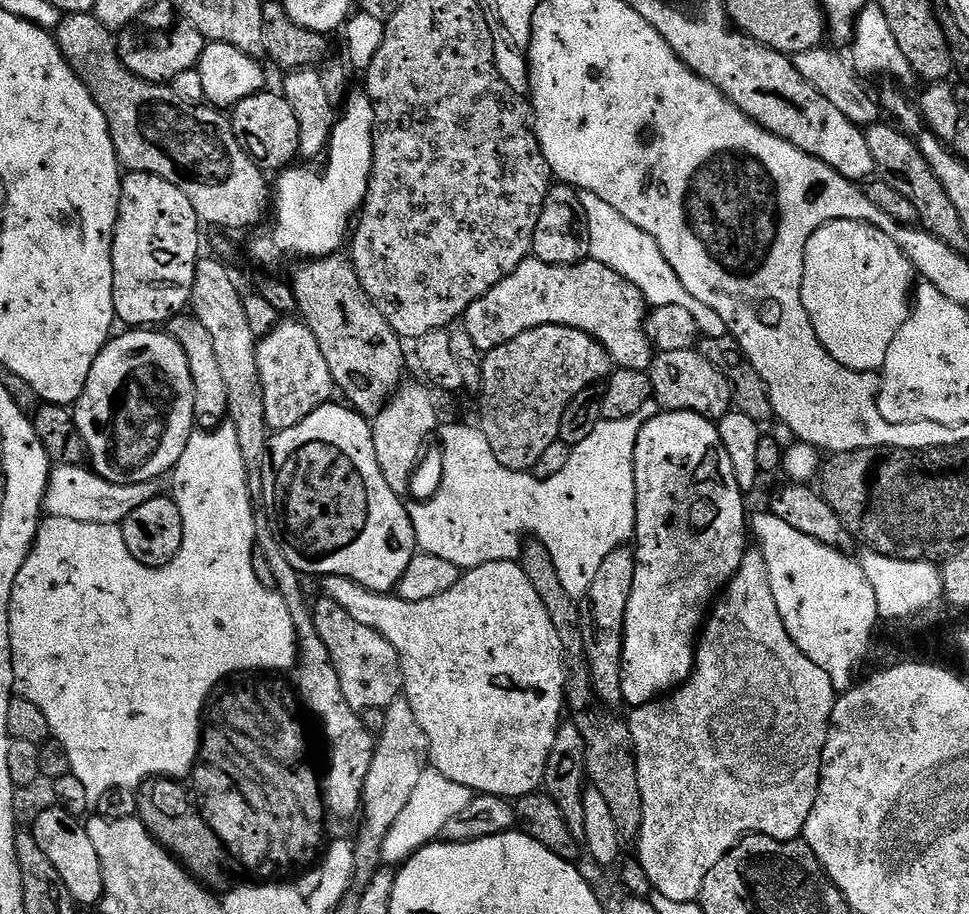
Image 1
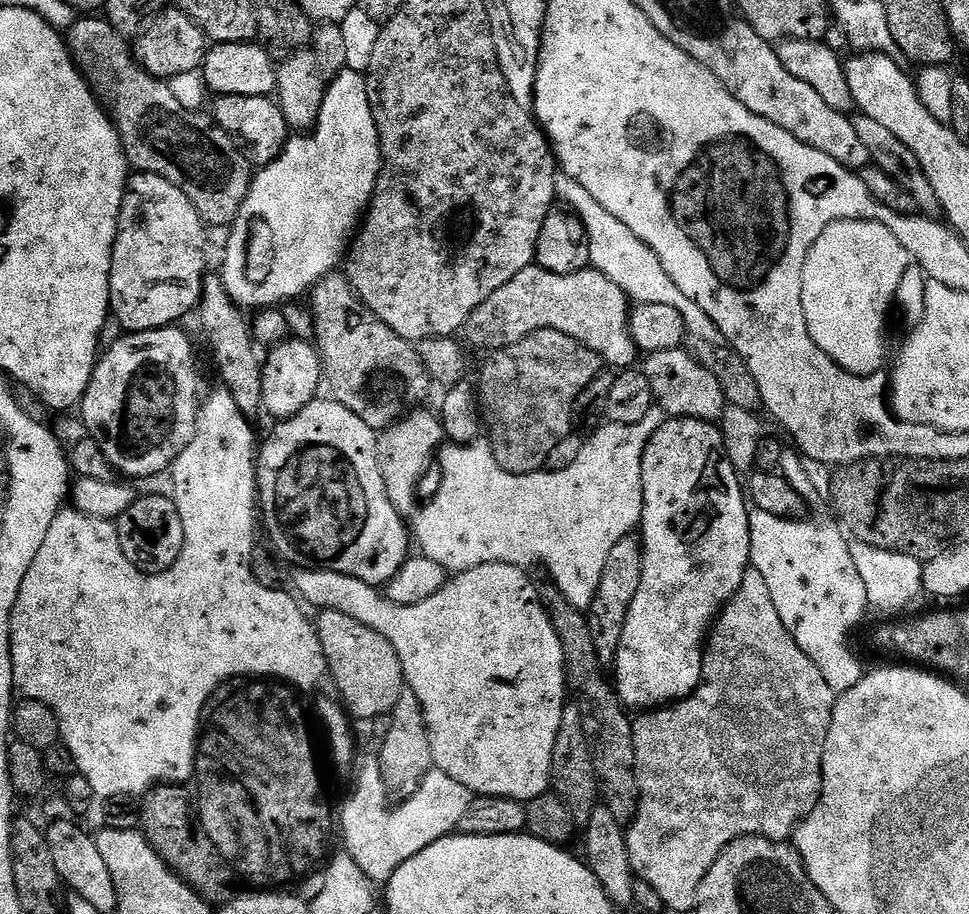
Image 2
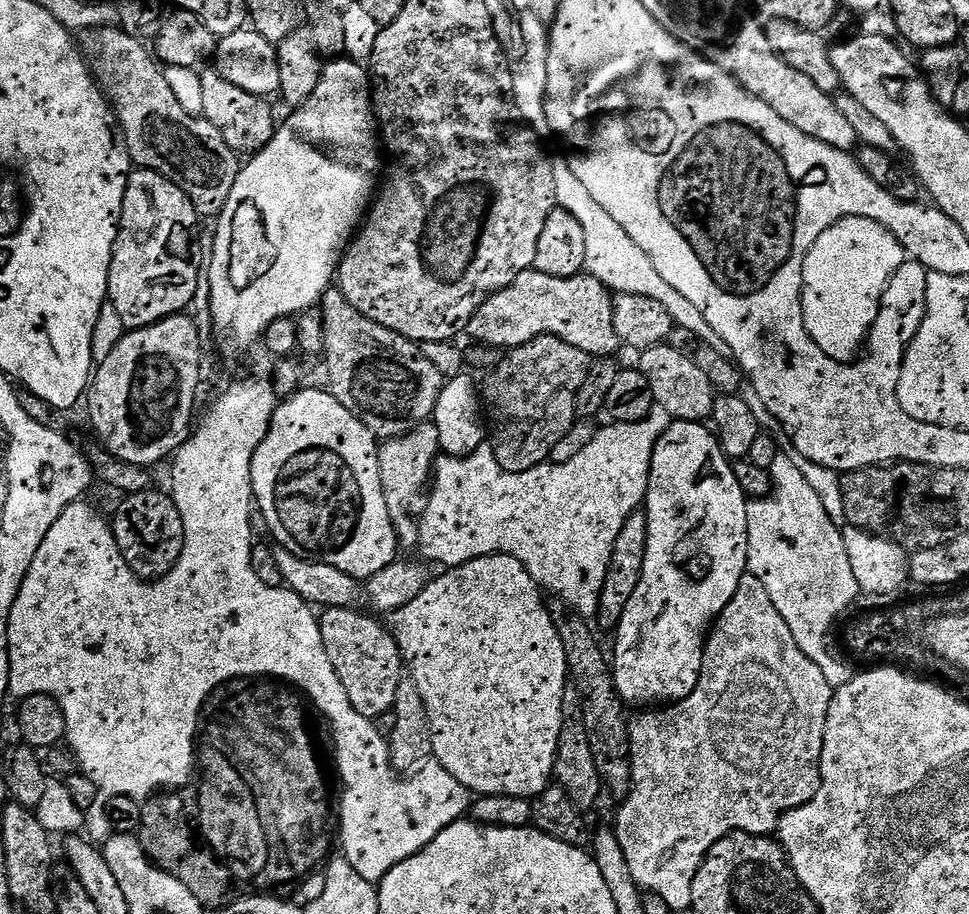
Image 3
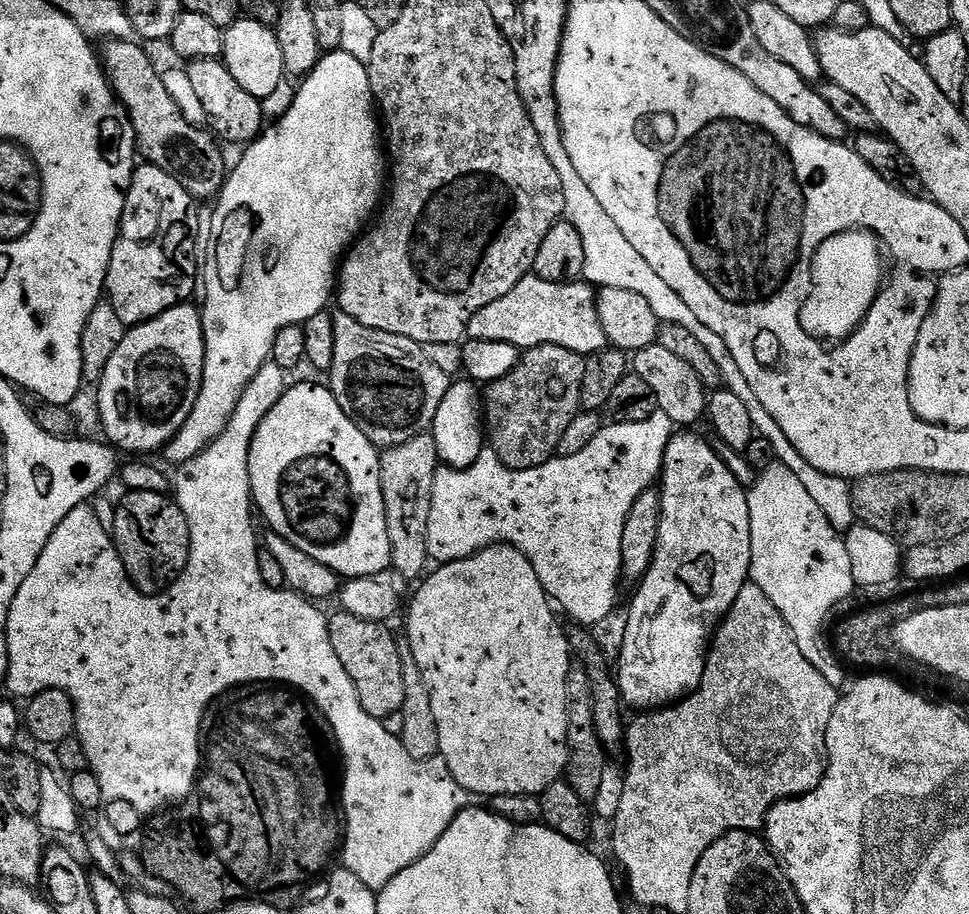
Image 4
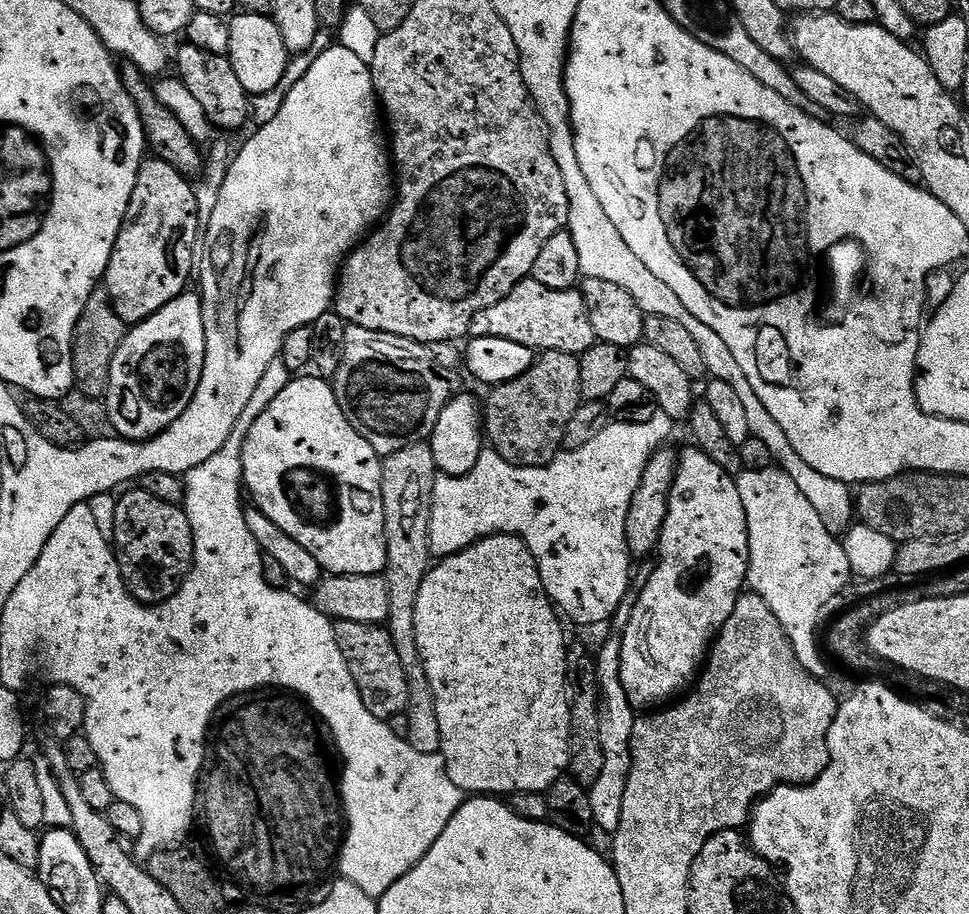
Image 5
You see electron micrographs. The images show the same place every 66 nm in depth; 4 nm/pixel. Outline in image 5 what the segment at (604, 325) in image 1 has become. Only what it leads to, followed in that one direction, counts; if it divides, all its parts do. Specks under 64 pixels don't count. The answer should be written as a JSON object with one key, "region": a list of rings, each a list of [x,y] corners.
{"region":[[[531,278],[521,280],[502,302],[478,310],[478,314],[474,314],[471,335],[475,338],[506,338],[506,342],[518,342],[540,352],[569,352],[574,357],[598,343],[594,326],[590,326],[586,302],[579,291],[550,290],[550,286],[542,286],[542,282]]]}

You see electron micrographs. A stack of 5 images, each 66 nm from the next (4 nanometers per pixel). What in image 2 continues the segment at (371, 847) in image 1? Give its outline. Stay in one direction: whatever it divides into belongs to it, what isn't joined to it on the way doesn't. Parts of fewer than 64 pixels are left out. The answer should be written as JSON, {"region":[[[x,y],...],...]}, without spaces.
{"region":[[[405,686],[402,694],[398,694],[398,703],[394,705],[392,716],[394,723],[391,725],[390,734],[378,744],[380,748],[378,759],[389,797],[403,802],[414,795],[420,783],[426,778],[426,774],[433,771],[434,765],[430,750],[430,734],[426,718],[422,714],[422,702],[418,702],[414,690]]]}

